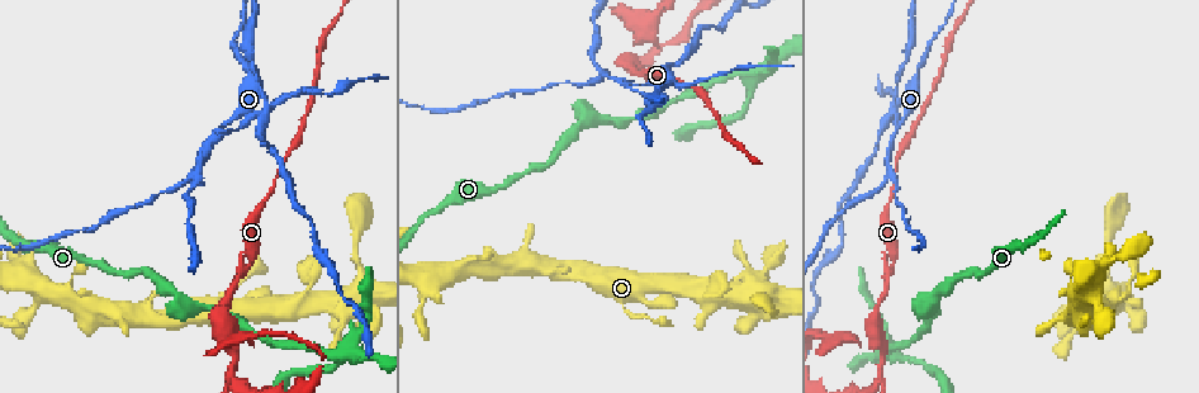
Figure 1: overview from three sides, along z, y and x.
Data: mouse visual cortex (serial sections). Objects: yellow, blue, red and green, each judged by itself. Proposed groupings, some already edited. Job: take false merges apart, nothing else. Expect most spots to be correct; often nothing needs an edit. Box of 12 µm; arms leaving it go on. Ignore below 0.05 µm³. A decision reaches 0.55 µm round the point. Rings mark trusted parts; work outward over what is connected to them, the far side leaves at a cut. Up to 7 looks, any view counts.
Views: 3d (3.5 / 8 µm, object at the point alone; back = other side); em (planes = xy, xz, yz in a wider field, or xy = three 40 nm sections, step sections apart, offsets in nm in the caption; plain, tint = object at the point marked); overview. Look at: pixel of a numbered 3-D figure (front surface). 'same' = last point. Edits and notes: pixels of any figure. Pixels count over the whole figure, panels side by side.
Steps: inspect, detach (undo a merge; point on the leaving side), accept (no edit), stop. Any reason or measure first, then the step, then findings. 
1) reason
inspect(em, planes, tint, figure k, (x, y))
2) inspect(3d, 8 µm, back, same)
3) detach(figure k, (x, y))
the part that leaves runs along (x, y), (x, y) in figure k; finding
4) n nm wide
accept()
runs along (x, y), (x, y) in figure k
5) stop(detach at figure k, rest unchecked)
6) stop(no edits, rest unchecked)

sharp bend
inspect(3d, 3.5 µm, figure 1, (835, 335))

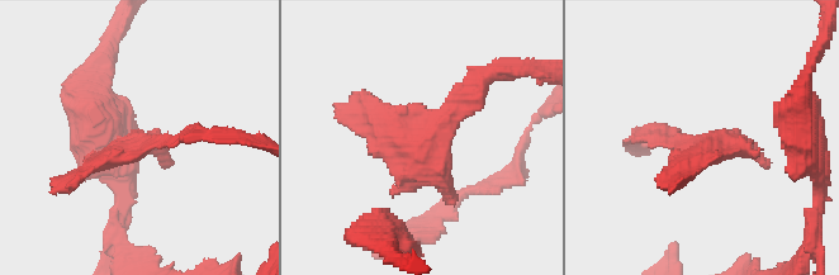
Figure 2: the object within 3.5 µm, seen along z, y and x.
now the EM
inspect(em, xy, step 1, tint, figure 2, (423, 137))

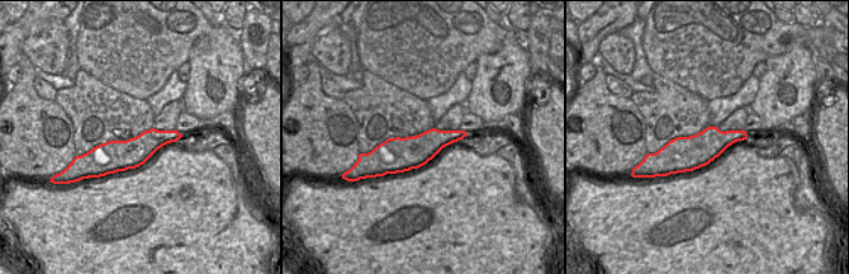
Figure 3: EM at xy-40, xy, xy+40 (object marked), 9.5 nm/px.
accept()
runs along (198, 129), (104, 157), (72, 180) in figure 2; all the same cell

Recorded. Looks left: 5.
side arm on a straight run
inspect(3d, 8 µm, figure 1, (225, 125))

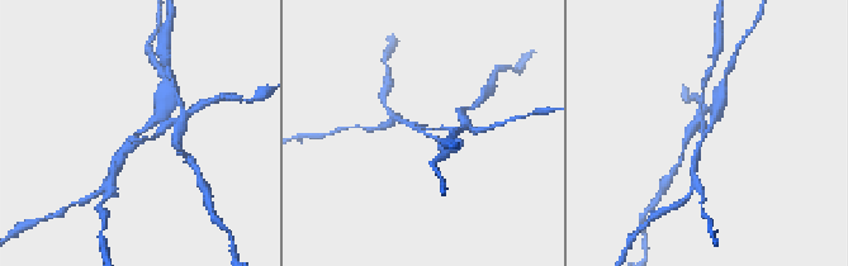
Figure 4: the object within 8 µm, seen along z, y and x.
inspect(3d, 3.5 µm, back, figure 4, (424, 130))

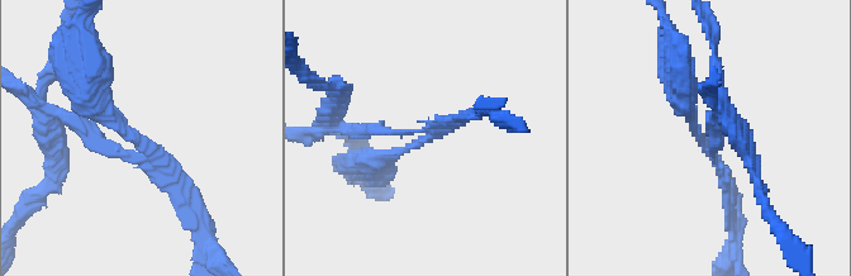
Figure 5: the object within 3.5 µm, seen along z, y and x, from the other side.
need the tissue
inspect(em, xy, step 1, tint, figure 5, (424, 138))

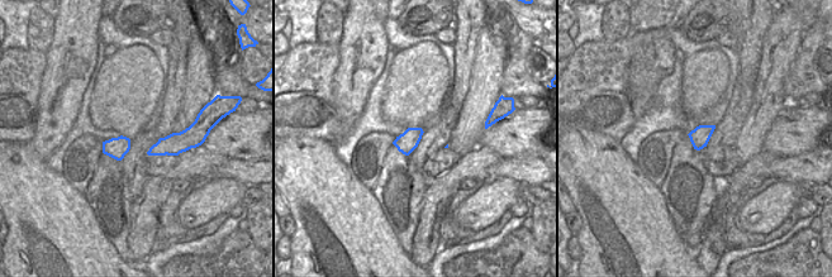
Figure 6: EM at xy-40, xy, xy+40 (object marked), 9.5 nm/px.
3 arms; arms of 150, 200, 300 nm
detach(figure 5, (721, 125))
the part that leaves runs along (709, 151), (716, 112), (741, 147) in figure 5; a second cell is stuck on

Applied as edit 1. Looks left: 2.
sudden change in width
inspect(3d, 3.5 µm, figure 1, (748, 77))

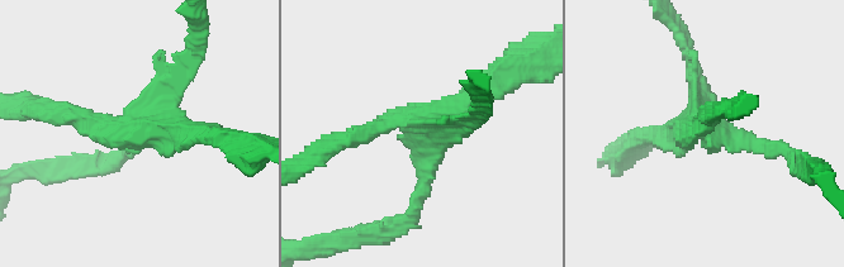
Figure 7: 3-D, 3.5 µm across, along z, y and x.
inspect(em, planes, tint, figure 7, (422, 125))

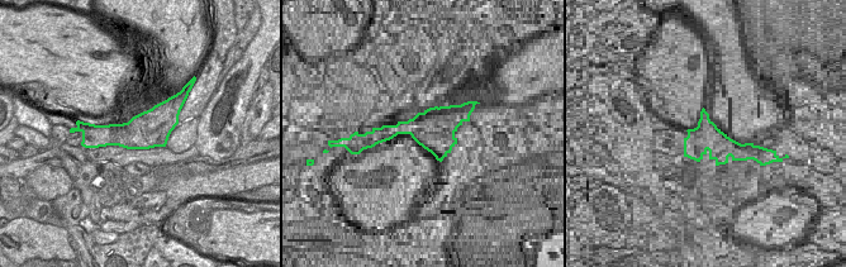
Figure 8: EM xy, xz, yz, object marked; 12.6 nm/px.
detach(figure 7, (740, 142))
border along (122, 124), (118, 142), (112, 144) in figure 8; two cells meet here

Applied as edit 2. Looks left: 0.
stop(detach at figure 5, detach at figure 7, rest unchecked)

